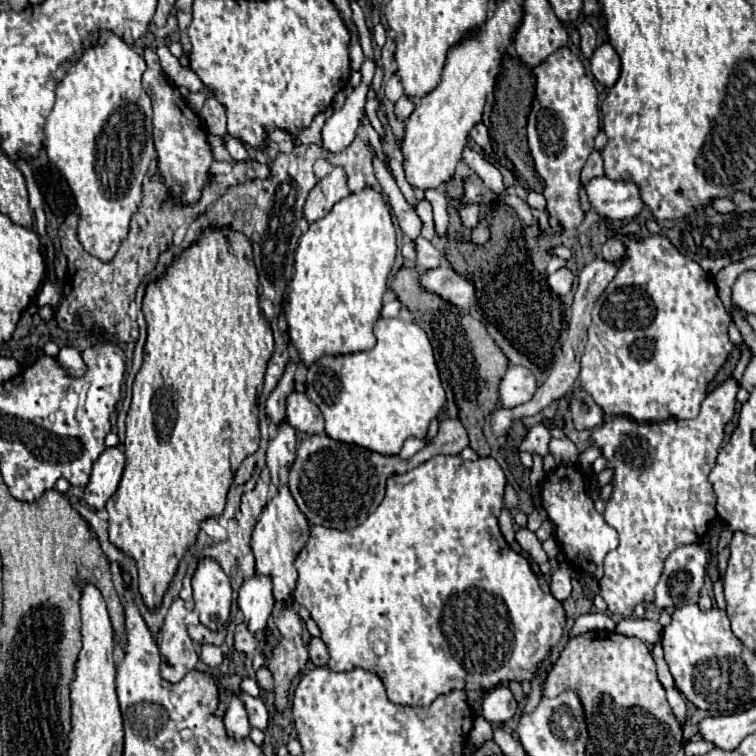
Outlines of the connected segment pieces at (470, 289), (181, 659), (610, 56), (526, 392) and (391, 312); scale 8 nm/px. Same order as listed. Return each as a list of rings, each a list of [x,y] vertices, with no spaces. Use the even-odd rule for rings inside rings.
[[[451,267],[421,273],[421,285],[431,293],[439,293],[453,305],[459,305],[459,309],[469,309],[475,303],[475,285]]]
[[[175,599],[157,639],[161,651],[161,677],[169,683],[179,683],[189,671],[195,669],[199,661],[183,623],[185,613],[183,601]]]
[[[608,42],[595,49],[593,59],[591,59],[591,71],[593,77],[603,85],[603,87],[613,87],[615,81],[619,79],[621,63],[615,49]]]
[[[513,365],[507,369],[507,375],[501,381],[499,393],[501,393],[501,405],[505,407],[517,407],[527,403],[535,391],[537,391],[537,377],[533,375],[531,369]]]
[[[392,292],[385,293],[382,299],[382,305],[383,311],[381,311],[381,315],[383,317],[399,317],[399,315],[403,315],[407,311],[407,307]]]

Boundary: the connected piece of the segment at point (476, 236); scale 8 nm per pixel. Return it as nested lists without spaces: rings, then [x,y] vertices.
[[[481,221],[481,223],[473,229],[473,233],[471,233],[471,241],[475,241],[477,245],[483,245],[483,243],[487,241],[487,237],[489,237],[487,223],[485,223],[485,221]]]

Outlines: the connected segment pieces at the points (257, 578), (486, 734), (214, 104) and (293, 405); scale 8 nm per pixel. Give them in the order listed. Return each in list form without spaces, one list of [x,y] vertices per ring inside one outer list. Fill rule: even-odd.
[[[255,573],[239,589],[239,609],[251,631],[261,631],[273,611],[273,583],[269,575]]]
[[[477,717],[473,723],[473,729],[469,733],[469,741],[475,741],[475,745],[483,745],[485,741],[491,739],[491,735],[493,735],[491,725],[483,717]]]
[[[214,97],[208,98],[199,113],[199,118],[207,130],[218,136],[224,143],[227,134],[226,109]]]
[[[293,391],[291,397],[287,397],[287,421],[307,435],[325,433],[325,421],[319,407],[307,395],[297,391]]]

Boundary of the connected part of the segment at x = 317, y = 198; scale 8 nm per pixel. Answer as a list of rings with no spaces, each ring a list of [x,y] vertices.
[[[335,167],[329,175],[325,175],[309,193],[307,201],[305,201],[305,219],[309,223],[325,217],[331,207],[341,201],[343,197],[349,195],[349,187],[347,187],[347,175],[343,171],[343,167]]]

